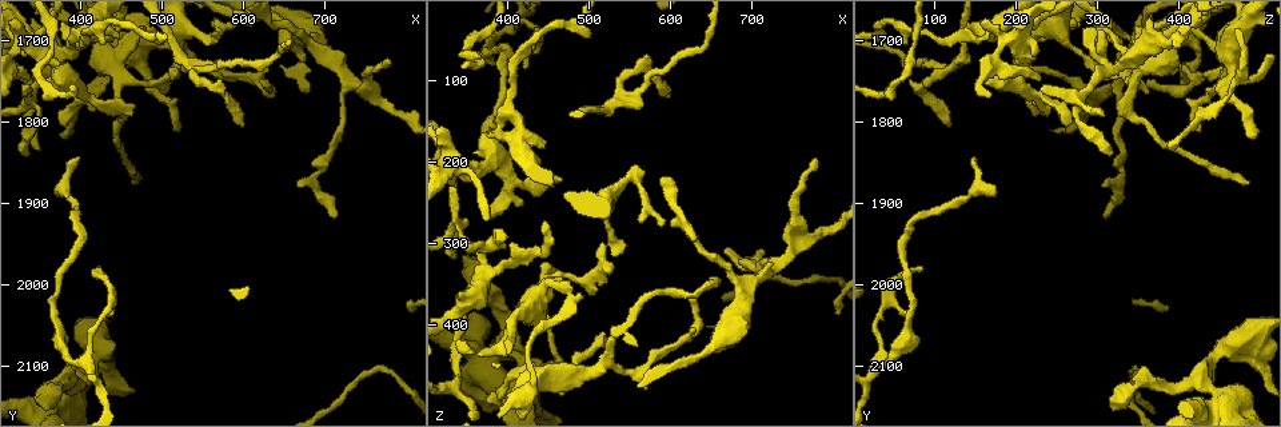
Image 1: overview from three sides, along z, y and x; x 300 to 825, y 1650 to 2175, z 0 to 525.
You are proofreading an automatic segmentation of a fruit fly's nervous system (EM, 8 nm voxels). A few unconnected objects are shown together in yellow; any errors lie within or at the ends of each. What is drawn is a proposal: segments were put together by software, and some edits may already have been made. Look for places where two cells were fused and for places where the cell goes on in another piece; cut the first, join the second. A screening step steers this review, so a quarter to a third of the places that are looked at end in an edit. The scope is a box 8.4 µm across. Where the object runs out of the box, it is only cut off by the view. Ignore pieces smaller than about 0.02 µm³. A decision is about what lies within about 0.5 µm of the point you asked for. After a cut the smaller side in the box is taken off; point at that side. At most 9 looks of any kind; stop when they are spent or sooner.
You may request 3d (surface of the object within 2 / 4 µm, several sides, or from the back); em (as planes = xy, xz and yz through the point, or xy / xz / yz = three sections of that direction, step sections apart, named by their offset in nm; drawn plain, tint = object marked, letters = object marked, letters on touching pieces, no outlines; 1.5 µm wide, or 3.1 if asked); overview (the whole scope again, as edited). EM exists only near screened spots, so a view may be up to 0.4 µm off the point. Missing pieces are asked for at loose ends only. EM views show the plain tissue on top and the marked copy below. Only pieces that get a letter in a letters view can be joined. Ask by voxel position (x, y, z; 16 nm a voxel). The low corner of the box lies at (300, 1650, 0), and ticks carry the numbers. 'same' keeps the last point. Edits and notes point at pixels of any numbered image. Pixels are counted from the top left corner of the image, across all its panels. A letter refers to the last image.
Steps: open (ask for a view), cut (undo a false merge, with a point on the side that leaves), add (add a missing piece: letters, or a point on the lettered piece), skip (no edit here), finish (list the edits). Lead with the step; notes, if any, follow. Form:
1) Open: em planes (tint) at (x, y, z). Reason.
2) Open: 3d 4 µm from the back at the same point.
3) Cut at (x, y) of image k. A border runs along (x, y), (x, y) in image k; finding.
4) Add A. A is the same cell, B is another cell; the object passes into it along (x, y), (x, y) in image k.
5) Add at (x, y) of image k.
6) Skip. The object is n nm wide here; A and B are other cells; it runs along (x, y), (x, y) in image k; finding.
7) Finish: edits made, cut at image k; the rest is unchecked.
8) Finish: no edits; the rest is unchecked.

Open: em planes (tint) at (710, 1915, 310). Free end.

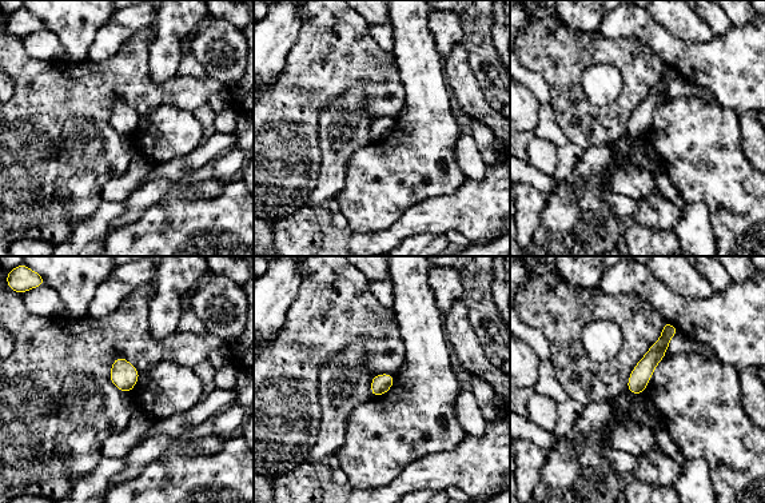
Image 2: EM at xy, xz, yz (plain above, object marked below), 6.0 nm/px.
Open: em planes (letters) at the same point.

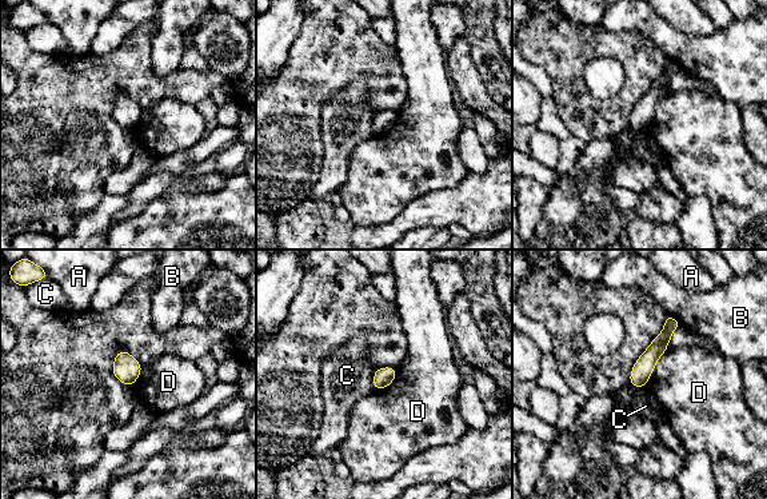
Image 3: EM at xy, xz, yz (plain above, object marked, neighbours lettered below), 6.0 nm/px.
Skip. The longest contact is with D, 260 nm; A, B, C and D are other cells; a border runs along (666, 352), (642, 386) in image 3; no lettered piece goes on from it.

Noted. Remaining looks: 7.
Open: em planes (letters) at (340, 1705, 385). Sudden change in width.

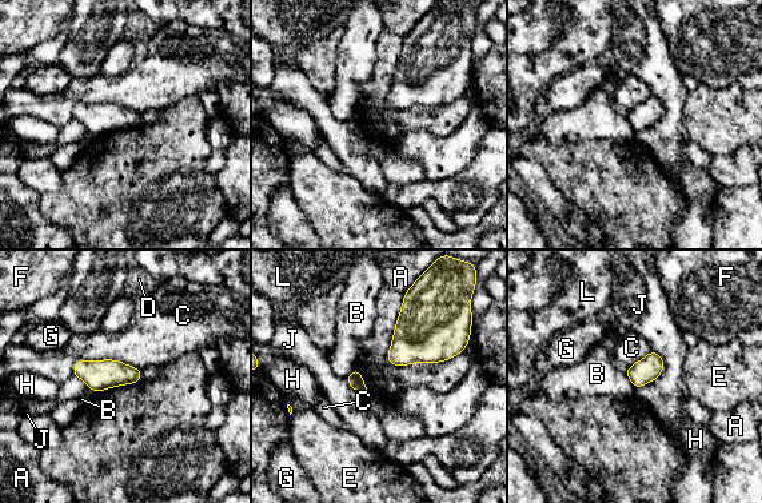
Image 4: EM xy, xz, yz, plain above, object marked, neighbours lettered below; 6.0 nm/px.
Skip. A, B, C, D, E, F, G, H, J and L are other cells; a border runs along (72, 363), (118, 359), (142, 370) in image 4; one cell here.

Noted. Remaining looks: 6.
Open: em yz step 8 (tint) at (345, 2140, 310). Branch stops here.

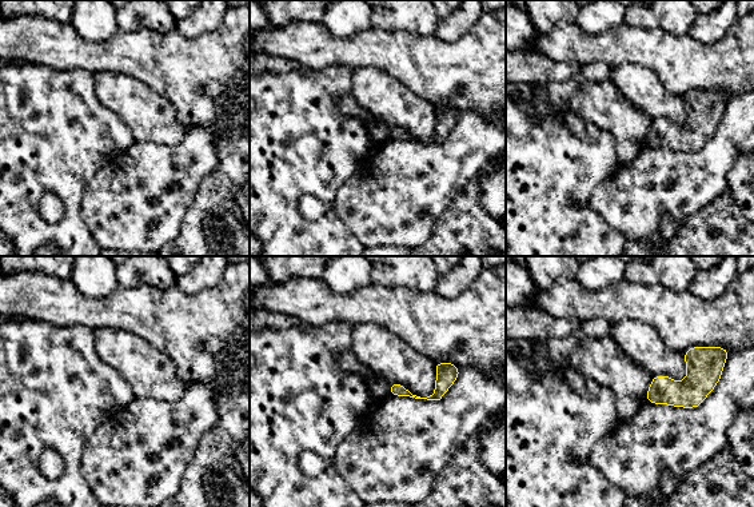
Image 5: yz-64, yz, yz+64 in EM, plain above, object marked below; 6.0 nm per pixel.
Open: em planes (letters) at the same point.

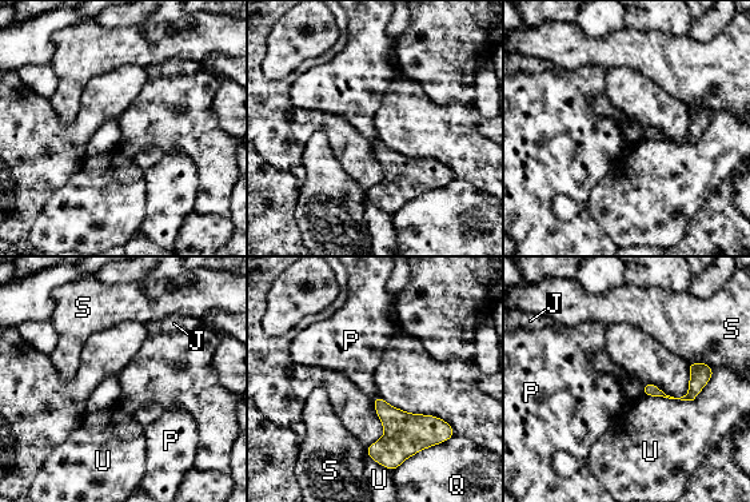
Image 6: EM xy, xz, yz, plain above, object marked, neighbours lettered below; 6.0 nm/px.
Skip. J, P, Q, S and U are other cells; it runs along (709, 371), (683, 398), (646, 391) in image 6; none of them fits.

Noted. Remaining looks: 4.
Open: em xy step 4 (letters) at (400, 2100, 40).

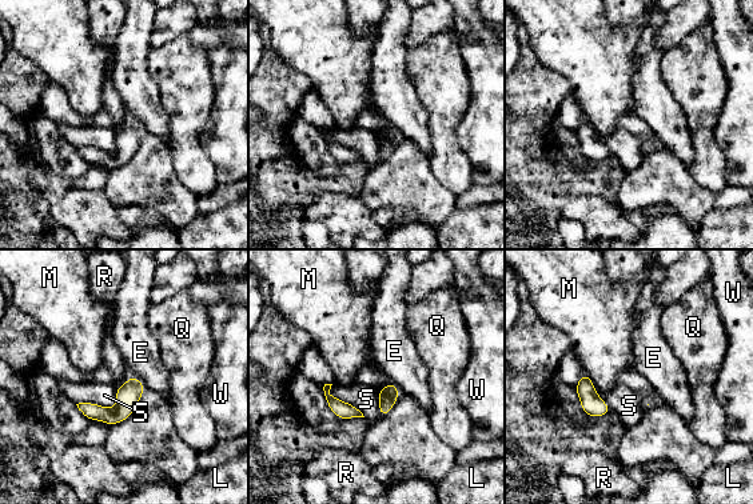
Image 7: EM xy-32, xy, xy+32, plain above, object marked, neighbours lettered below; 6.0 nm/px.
Skip. E, L, M, Q, R, S and W are other cells; all the same cell.

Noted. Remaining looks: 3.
Finish: no edits; the rest is unchecked.

